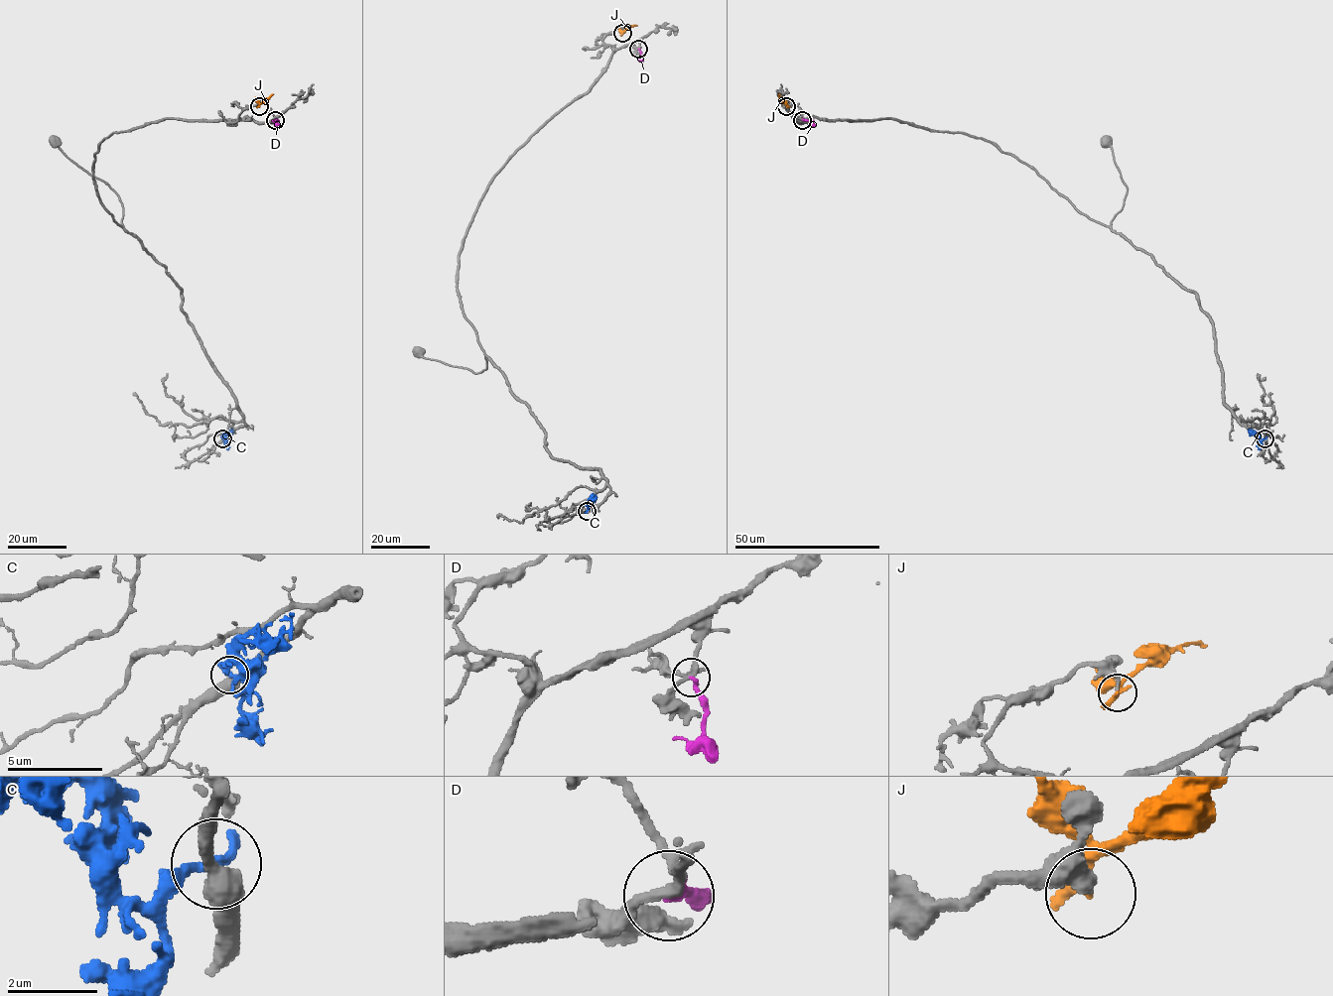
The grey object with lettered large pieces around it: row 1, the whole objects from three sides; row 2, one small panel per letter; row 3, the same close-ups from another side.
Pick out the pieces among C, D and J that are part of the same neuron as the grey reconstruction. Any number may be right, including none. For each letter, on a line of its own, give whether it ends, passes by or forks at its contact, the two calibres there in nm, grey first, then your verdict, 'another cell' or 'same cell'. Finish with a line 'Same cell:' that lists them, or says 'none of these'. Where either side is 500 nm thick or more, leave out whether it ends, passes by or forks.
C: 500 nm thick on the grey side, 280 nm on the other; another cell
D: it ends there; 200 nm thick on the grey side, 240 nm on the other; another cell
J: it ends there; 190 nm thick on the grey side, 240 nm on the other; another cell
Same cell: none of these

